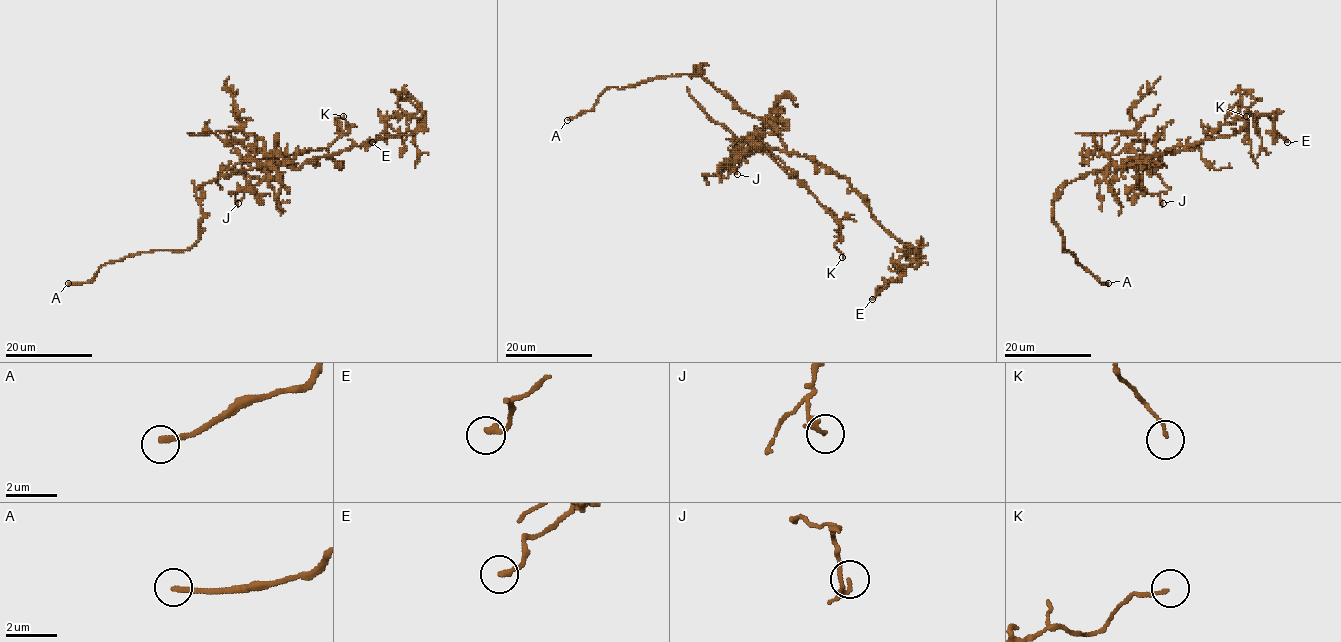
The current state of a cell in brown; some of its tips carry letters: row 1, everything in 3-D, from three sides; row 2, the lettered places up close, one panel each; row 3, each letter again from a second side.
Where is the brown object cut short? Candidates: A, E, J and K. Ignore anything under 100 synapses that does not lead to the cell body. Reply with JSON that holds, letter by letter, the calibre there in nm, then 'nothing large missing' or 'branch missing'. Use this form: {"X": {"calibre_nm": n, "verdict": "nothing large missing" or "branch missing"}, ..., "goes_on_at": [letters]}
{"A": {"calibre_nm": 200, "verdict": "branch missing"}, "E": {"calibre_nm": 240, "verdict": "nothing large missing"}, "J": {"calibre_nm": 110, "verdict": "nothing large missing"}, "K": {"calibre_nm": 110, "verdict": "nothing large missing"}, "goes_on_at": ["A"]}

